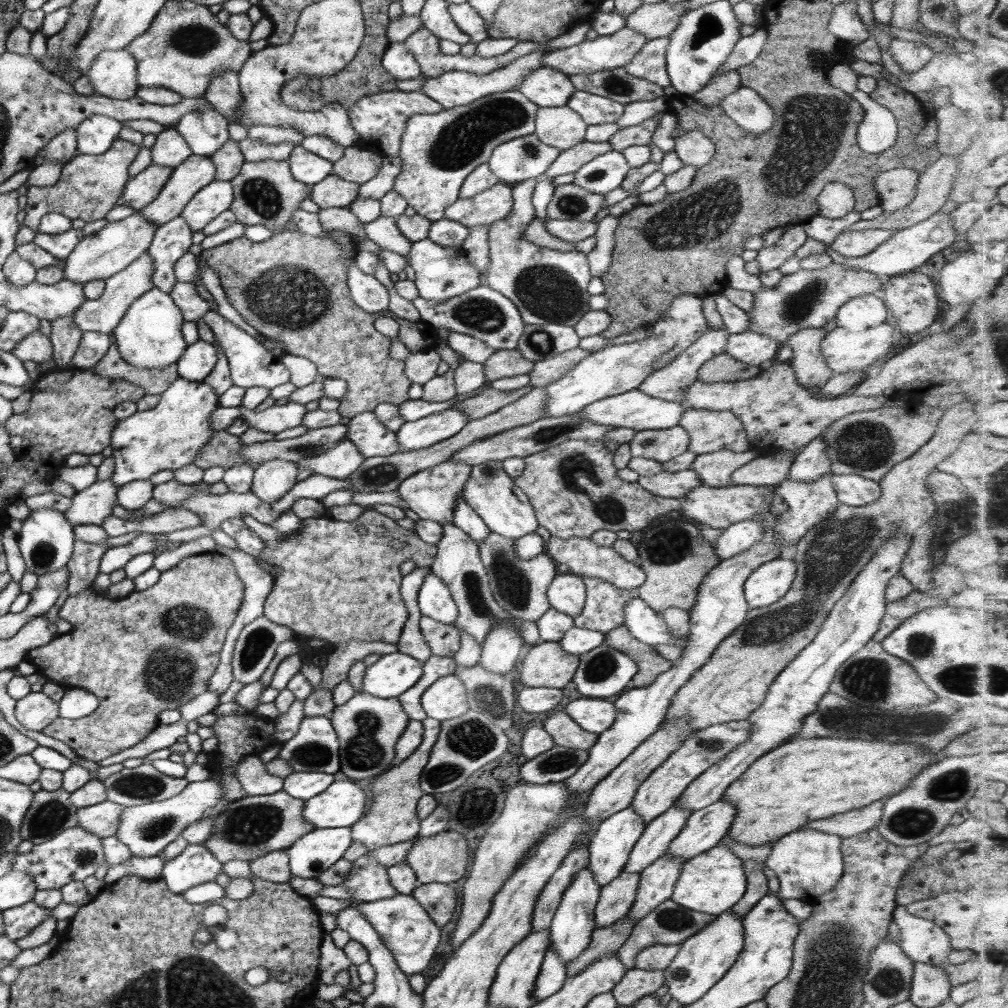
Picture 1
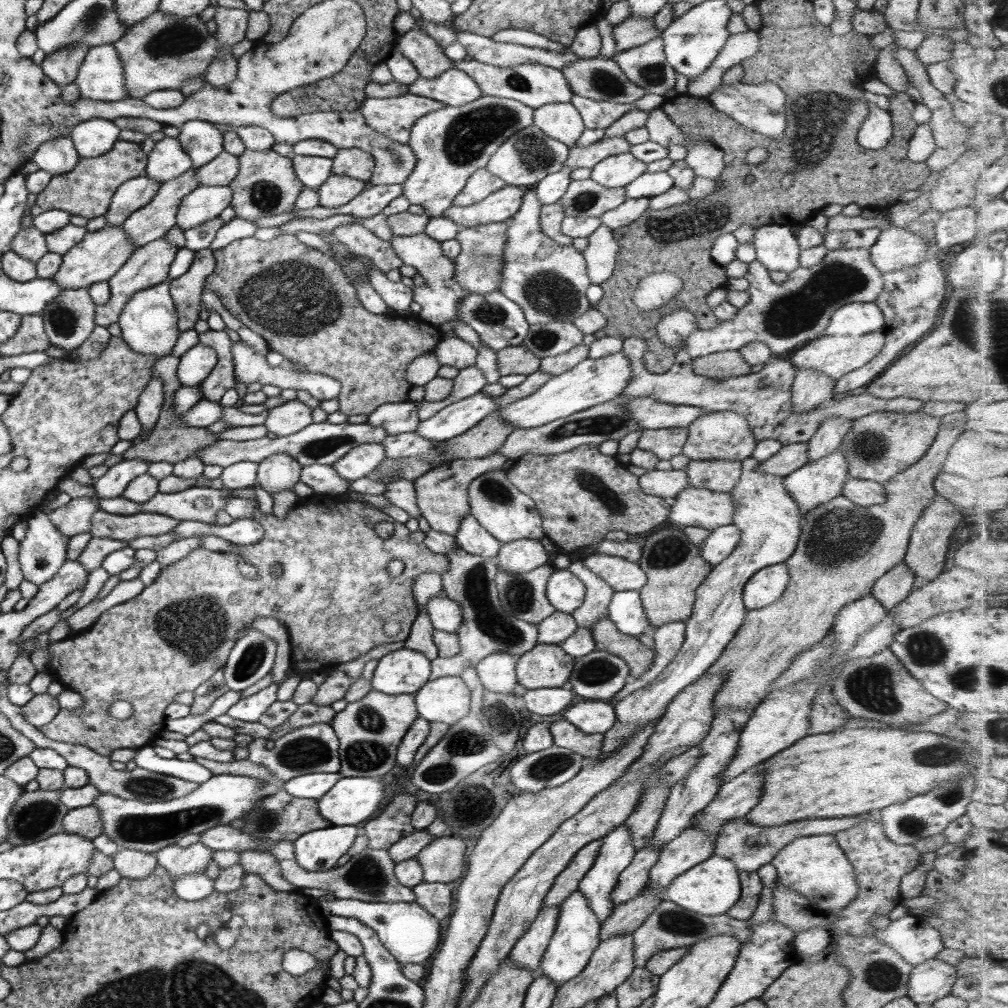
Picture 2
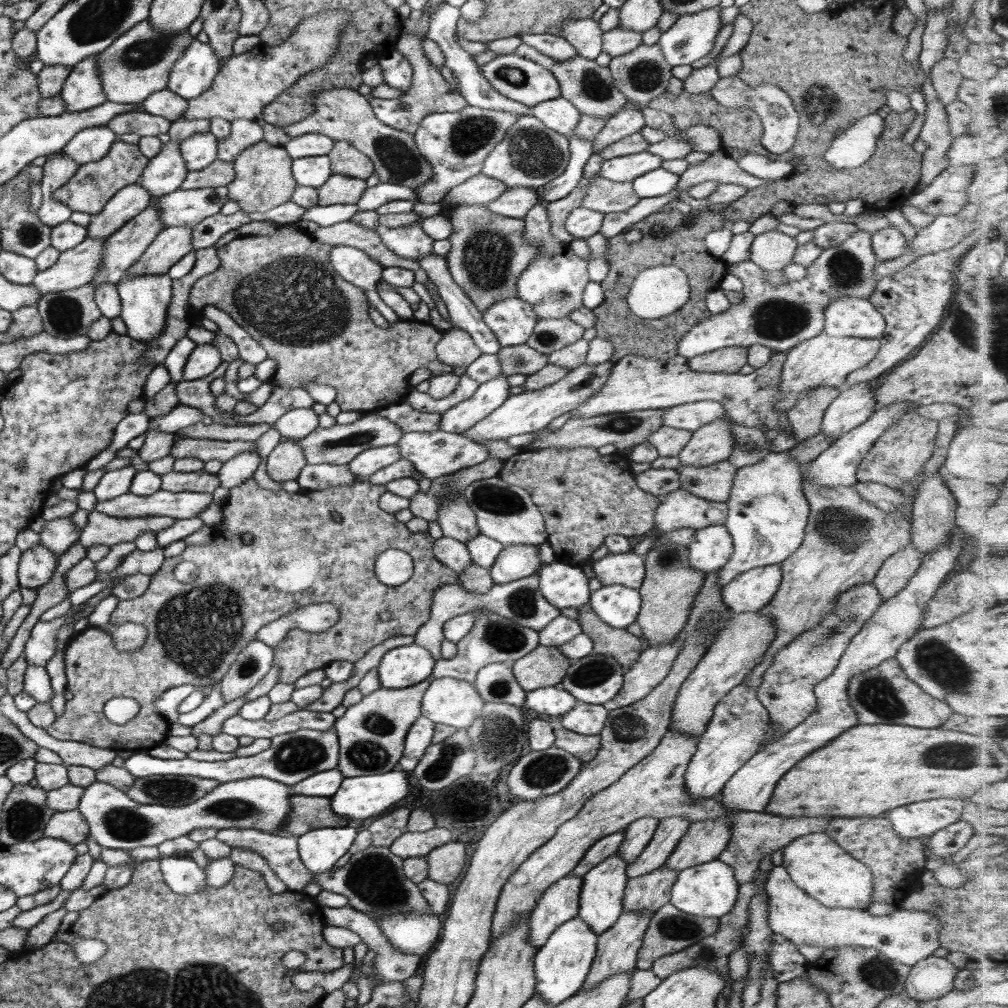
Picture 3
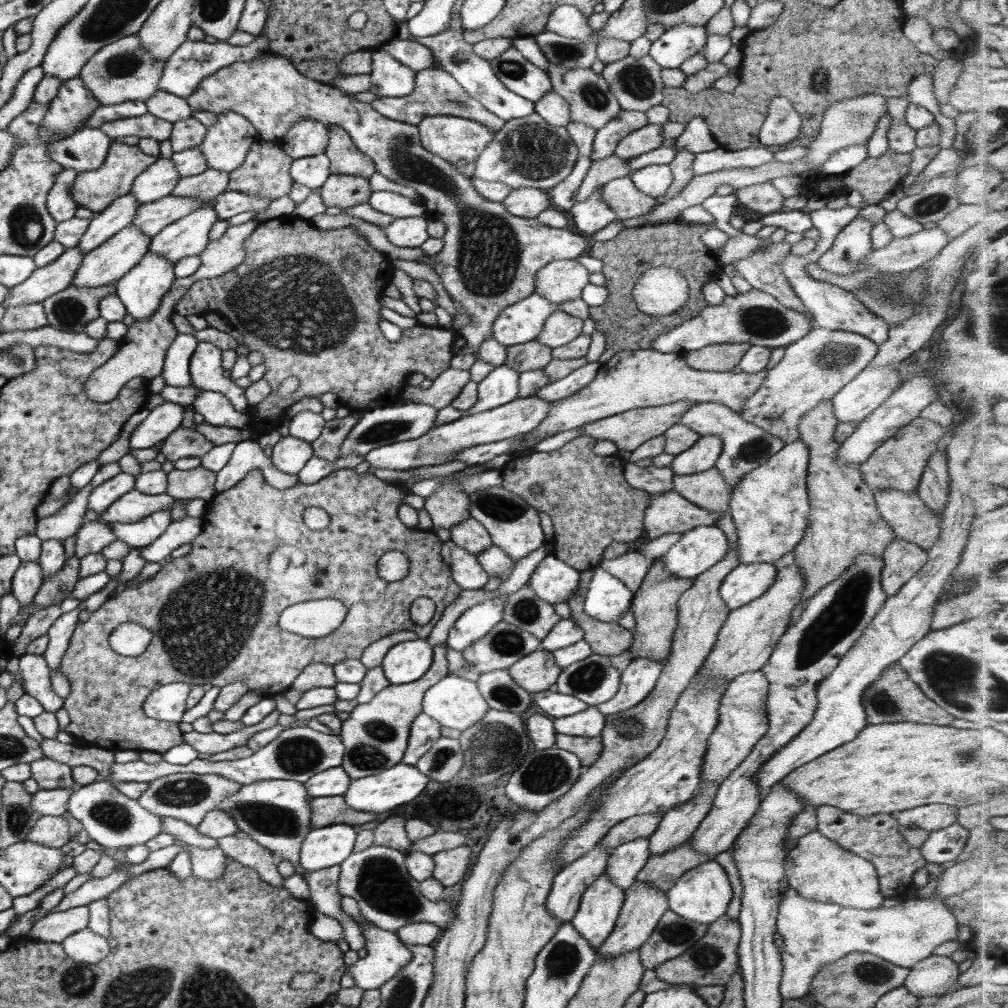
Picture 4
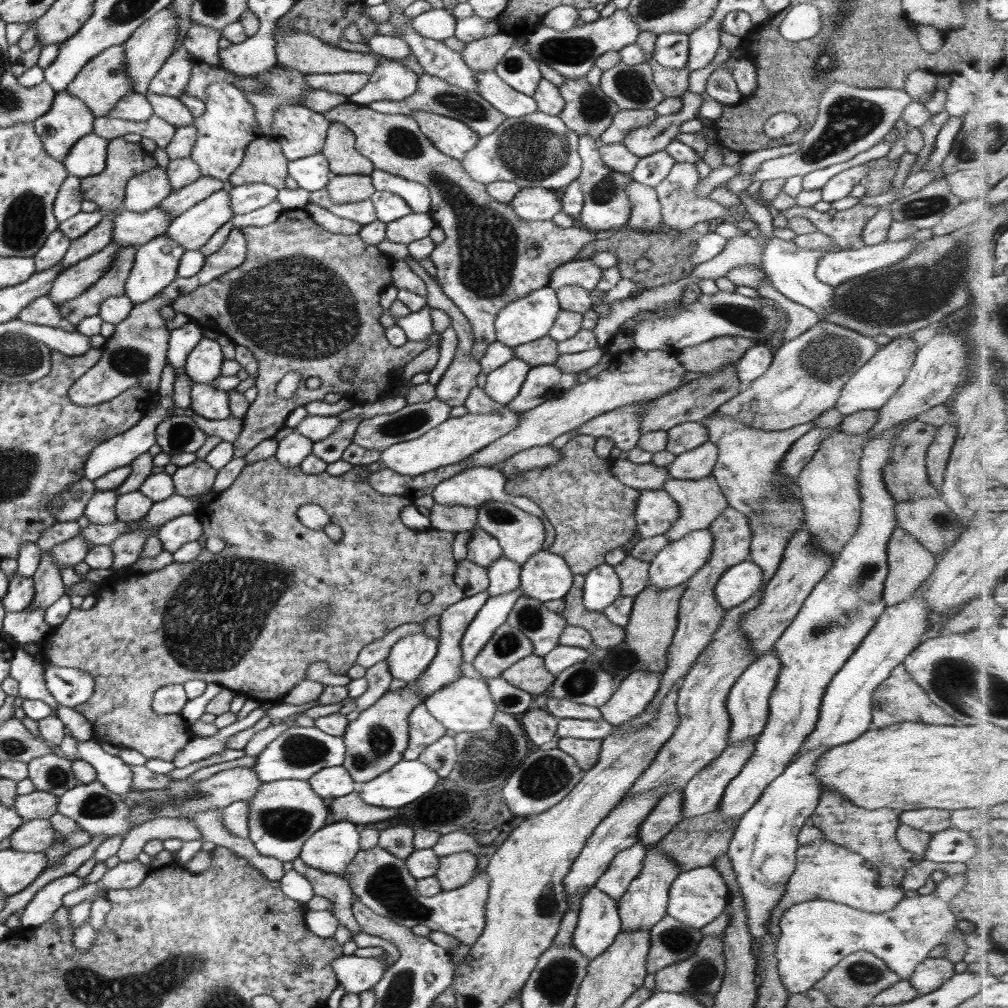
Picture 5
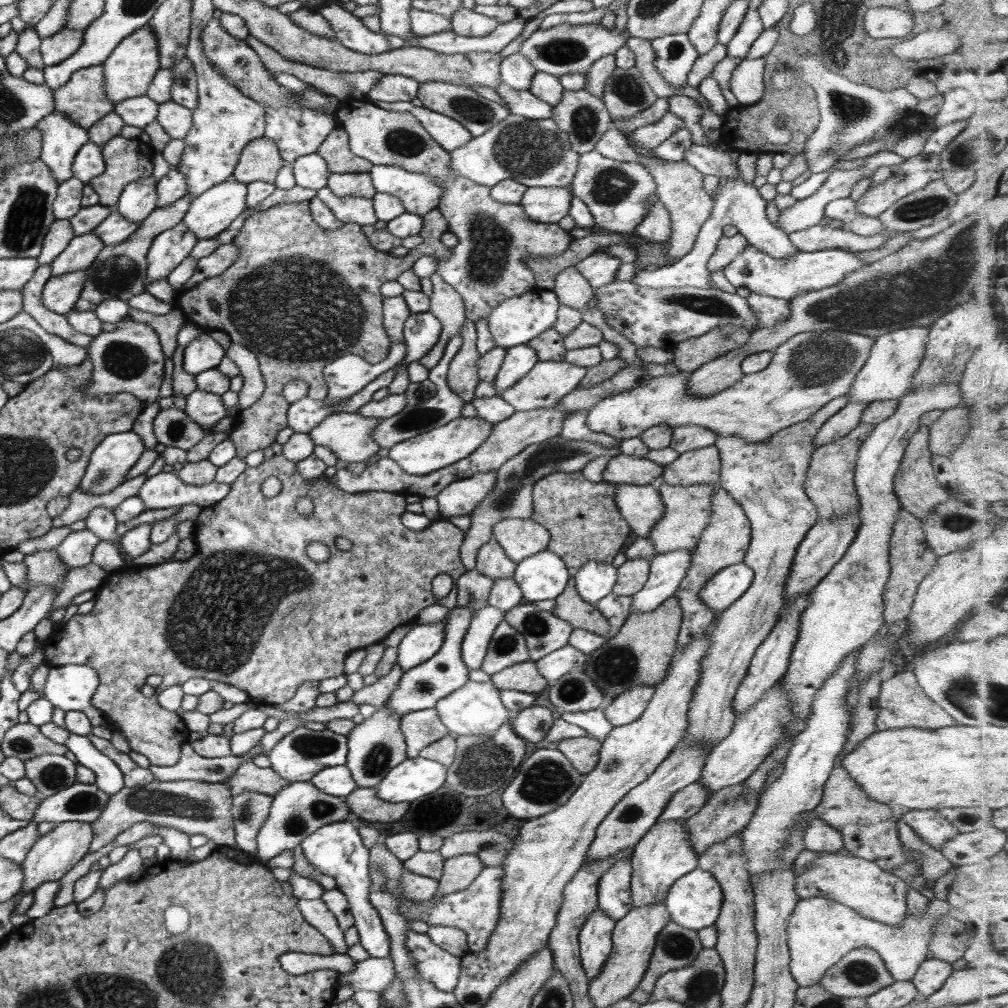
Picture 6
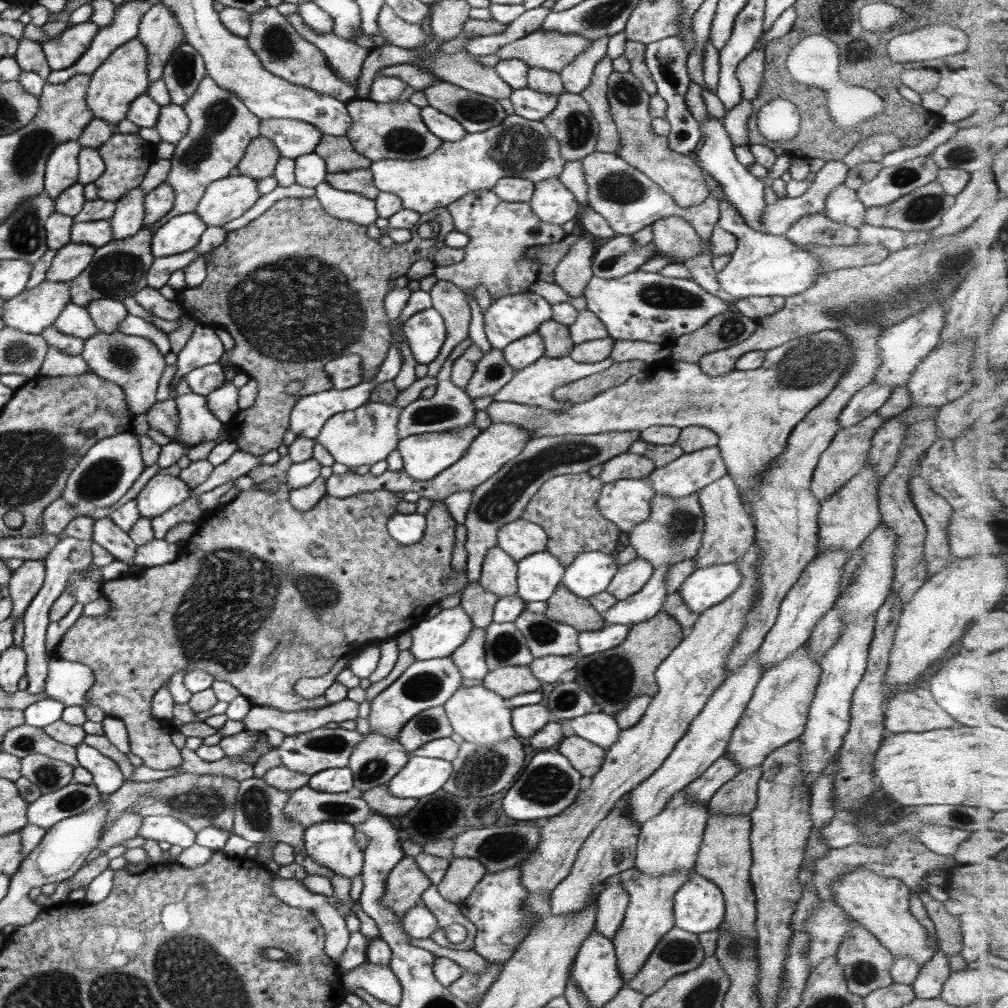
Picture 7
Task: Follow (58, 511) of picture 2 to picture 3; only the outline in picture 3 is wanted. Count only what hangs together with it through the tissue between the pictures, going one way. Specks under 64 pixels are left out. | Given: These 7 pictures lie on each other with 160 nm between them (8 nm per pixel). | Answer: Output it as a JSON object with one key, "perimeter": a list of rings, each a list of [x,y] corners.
{"perimeter":[[[70,517],[48,520],[48,526],[39,534],[40,542],[48,547],[57,557],[64,554],[72,544],[78,542],[79,533]]]}

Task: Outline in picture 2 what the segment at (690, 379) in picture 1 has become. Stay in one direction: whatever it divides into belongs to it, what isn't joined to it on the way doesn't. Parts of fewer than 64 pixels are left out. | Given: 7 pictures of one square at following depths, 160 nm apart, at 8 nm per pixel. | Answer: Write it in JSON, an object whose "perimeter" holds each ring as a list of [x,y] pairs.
{"perimeter":[[[838,249],[829,251],[826,257],[816,266],[801,268],[790,273],[782,284],[776,284],[769,276],[769,271],[758,260],[748,264],[748,271],[743,278],[748,280],[750,286],[746,291],[749,301],[737,310],[736,315],[730,321],[722,321],[720,325],[710,329],[696,329],[687,336],[686,352],[694,360],[699,356],[706,356],[713,352],[733,351],[742,348],[751,342],[761,342],[768,345],[774,354],[792,350],[807,341],[812,341],[824,335],[830,318],[834,312],[842,306],[853,302],[874,302],[882,293],[884,280],[882,272],[874,267],[869,249]]]}

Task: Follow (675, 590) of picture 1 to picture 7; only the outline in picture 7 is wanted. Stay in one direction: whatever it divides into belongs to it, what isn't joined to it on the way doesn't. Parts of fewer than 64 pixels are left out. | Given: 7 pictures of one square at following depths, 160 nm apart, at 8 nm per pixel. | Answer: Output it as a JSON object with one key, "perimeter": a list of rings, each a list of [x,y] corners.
{"perimeter":[[[661,610],[652,618],[631,625],[622,644],[604,652],[580,656],[569,677],[591,693],[596,706],[601,708],[600,711],[615,716],[634,697],[653,697],[657,693],[659,686],[655,679],[656,669],[685,635],[678,621]]]}

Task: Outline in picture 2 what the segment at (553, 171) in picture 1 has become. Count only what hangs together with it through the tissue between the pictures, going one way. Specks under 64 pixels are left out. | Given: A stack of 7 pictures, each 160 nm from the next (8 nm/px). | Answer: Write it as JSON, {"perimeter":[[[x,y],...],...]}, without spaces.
{"perimeter":[[[603,137],[590,146],[569,147],[568,158],[563,162],[563,166],[571,168],[592,168],[601,160],[607,159],[608,156],[628,153],[630,144],[625,137]]]}

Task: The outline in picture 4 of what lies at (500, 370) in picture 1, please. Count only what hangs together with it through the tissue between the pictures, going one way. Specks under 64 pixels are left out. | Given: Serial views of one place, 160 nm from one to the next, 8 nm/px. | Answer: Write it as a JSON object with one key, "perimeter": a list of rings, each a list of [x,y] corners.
{"perimeter":[[[536,339],[524,344],[506,347],[506,350],[507,357],[503,364],[520,373],[538,370],[539,368],[543,369],[553,359],[552,348]]]}

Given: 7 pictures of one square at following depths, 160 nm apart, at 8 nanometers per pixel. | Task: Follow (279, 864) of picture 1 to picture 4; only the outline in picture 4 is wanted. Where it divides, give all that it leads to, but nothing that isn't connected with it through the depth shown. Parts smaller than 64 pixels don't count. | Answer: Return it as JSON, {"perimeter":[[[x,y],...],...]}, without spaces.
{"perimeter":[[[230,835],[217,841],[218,847],[222,849],[227,858],[232,858],[243,866],[252,868],[262,881],[276,888],[283,886],[285,874],[280,874],[278,871],[281,860],[267,848],[261,847],[256,840],[236,839]]]}

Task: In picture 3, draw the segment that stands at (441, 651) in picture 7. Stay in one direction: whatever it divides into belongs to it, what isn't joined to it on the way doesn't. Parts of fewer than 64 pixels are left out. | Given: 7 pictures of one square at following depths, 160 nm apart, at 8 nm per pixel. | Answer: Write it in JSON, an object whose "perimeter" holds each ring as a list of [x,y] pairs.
{"perimeter":[[[412,643],[385,652],[377,671],[382,687],[398,689],[426,680],[433,673],[434,665],[430,652]]]}

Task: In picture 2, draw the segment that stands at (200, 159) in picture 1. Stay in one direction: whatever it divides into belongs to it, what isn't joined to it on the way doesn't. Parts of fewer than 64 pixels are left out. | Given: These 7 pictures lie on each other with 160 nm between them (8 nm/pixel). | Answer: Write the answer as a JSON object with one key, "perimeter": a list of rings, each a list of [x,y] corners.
{"perimeter":[[[193,166],[192,169],[184,172],[183,175],[163,182],[147,205],[135,210],[124,220],[121,227],[125,230],[135,249],[144,246],[144,244],[149,244],[153,240],[162,238],[164,233],[168,232],[176,224],[178,205],[182,202],[184,196],[188,196],[188,193],[192,192],[192,189],[199,185],[196,171],[196,168]]]}

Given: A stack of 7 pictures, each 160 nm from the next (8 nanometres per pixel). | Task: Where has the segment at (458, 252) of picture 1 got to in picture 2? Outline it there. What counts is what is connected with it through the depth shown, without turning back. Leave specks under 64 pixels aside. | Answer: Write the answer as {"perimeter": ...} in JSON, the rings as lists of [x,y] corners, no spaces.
{"perimeter":[[[424,232],[412,236],[393,234],[390,244],[397,258],[400,258],[402,263],[414,267],[427,283],[425,286],[416,286],[412,289],[412,300],[421,307],[417,318],[434,327],[456,320],[456,304],[459,298],[466,296],[466,293],[456,282],[456,267],[453,260],[442,254],[441,243]]]}

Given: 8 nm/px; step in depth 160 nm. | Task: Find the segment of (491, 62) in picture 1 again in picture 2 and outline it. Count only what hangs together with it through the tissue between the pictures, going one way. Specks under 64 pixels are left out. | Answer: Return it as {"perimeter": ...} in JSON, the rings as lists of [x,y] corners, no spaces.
{"perimeter":[[[422,18],[417,24],[397,39],[396,47],[417,68],[420,77],[436,78],[449,68],[453,62],[443,53],[443,49],[421,28]]]}

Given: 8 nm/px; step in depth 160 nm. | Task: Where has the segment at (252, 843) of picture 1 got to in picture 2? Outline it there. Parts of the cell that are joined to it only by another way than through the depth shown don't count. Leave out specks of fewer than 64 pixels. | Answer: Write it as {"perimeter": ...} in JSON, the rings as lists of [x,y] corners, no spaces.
{"perimeter":[[[280,789],[276,794],[266,796],[262,800],[262,804],[256,810],[252,810],[252,812],[244,815],[243,820],[240,820],[237,826],[242,832],[247,832],[259,838],[263,842],[263,848],[267,848],[267,846],[273,845],[272,842],[287,840],[293,843],[305,832],[330,826],[330,822],[323,816],[320,816],[319,812],[318,801],[295,798],[288,792]]]}

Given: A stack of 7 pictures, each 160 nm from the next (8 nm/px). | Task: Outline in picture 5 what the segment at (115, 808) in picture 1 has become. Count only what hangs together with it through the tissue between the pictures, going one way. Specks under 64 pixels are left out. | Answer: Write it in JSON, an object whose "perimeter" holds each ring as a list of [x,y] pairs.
{"perimeter":[[[48,819],[23,821],[11,834],[11,847],[20,852],[43,852],[53,846],[54,827]]]}

